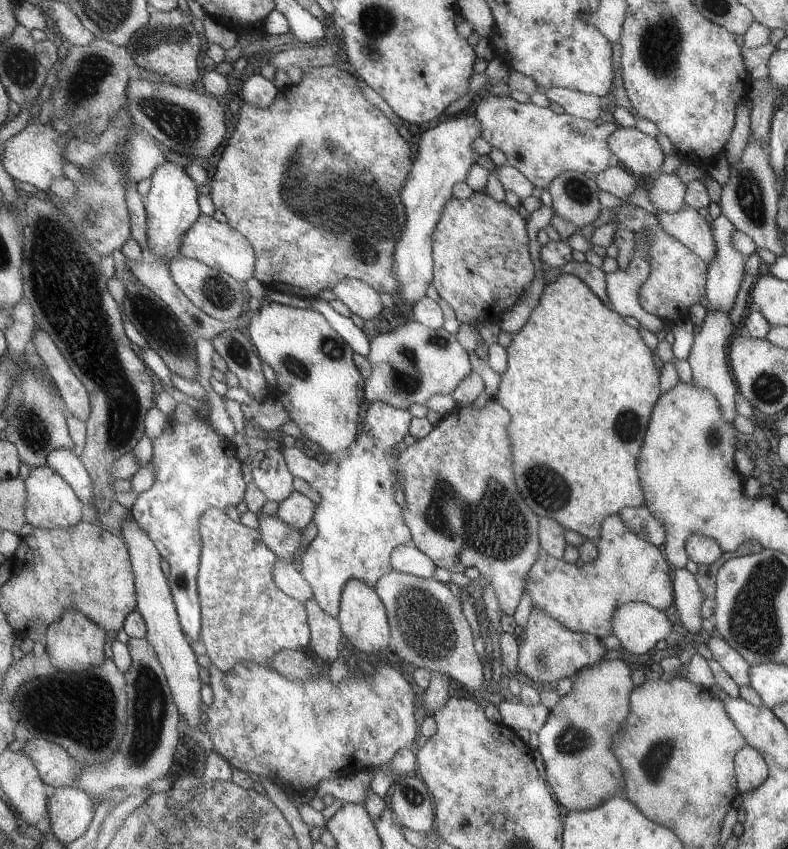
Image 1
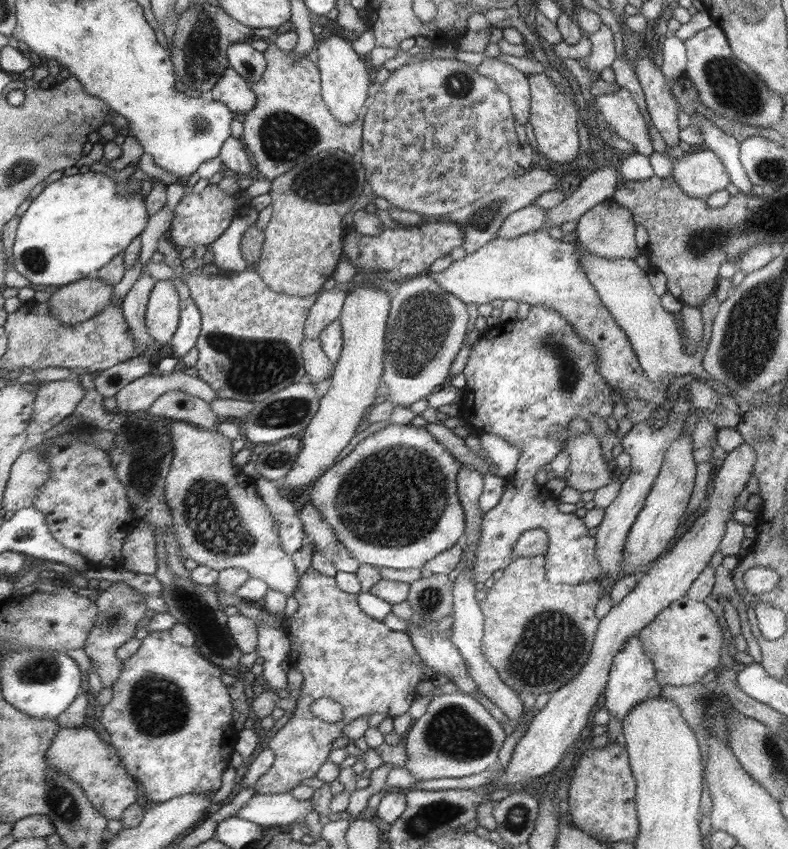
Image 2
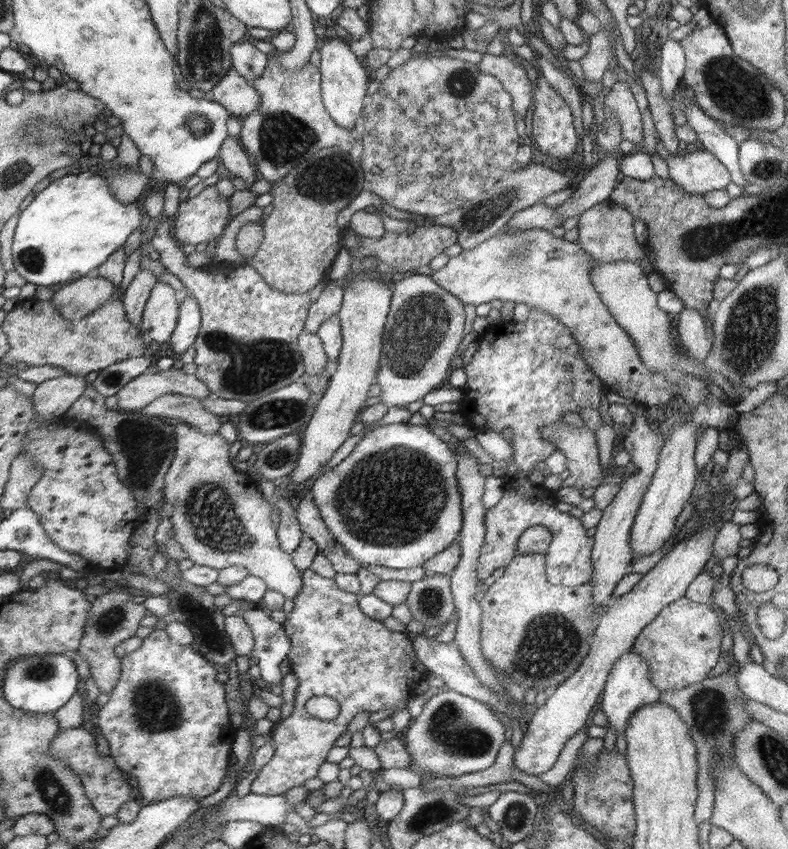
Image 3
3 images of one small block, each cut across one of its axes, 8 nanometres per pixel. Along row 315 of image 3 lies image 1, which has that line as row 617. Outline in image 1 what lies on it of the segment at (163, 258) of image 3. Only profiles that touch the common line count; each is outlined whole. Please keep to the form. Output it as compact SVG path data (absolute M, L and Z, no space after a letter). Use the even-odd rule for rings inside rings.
M212 508L200 518L200 534L203 535L198 576L199 599L202 603L200 641L204 643L212 665L220 672L230 672L243 660L268 665L280 649L306 651L311 644L307 607L278 588L275 582L277 556L262 542L262 536L256 529L236 523L224 511Z

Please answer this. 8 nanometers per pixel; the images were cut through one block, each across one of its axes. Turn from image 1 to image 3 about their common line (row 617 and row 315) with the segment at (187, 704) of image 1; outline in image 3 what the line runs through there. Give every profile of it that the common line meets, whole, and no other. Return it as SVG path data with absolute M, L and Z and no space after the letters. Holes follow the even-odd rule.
M158 281L150 293L147 306L142 315L142 330L147 340L169 342L176 330L178 302L176 294L168 284Z

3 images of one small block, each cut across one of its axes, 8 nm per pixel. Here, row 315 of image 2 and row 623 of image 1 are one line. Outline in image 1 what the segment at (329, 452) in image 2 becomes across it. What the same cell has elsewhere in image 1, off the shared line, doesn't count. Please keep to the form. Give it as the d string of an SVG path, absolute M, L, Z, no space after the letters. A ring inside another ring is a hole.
M351 578L344 585L342 594L342 604L338 619L341 624L342 634L348 638L348 641L354 648L371 655L380 656L380 648L388 644L390 640L390 629L388 628L388 616L386 616L386 607L384 601L376 594L375 587L368 586L368 583L362 582L357 578Z

